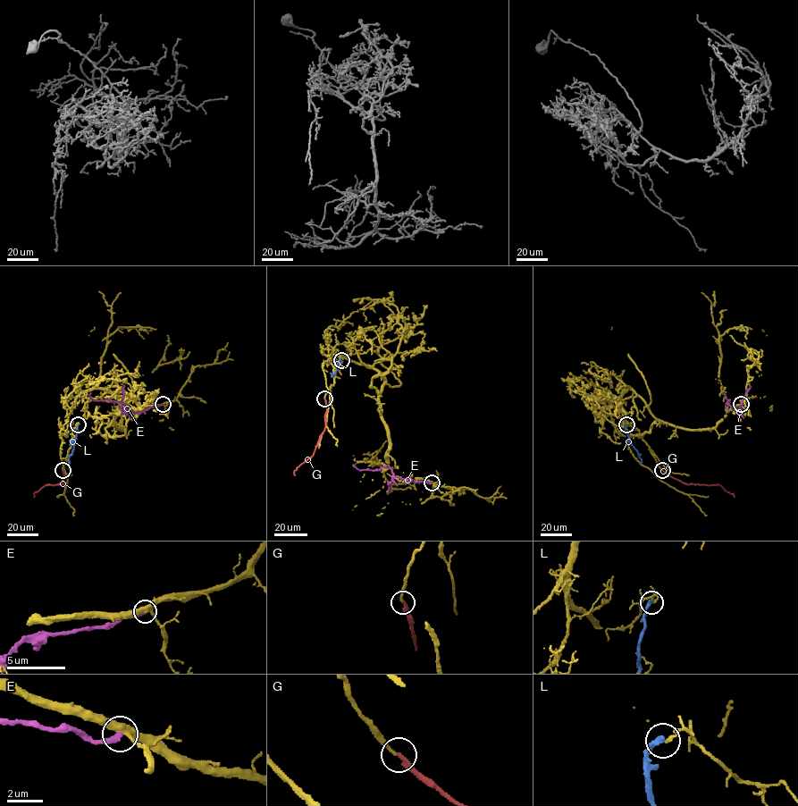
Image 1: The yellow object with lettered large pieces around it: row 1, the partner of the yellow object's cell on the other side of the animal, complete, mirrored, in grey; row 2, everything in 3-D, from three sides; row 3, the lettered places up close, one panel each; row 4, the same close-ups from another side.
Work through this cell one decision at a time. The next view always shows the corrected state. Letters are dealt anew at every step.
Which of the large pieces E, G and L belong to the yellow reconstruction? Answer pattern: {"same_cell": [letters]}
{"same_cell": ["G"]}

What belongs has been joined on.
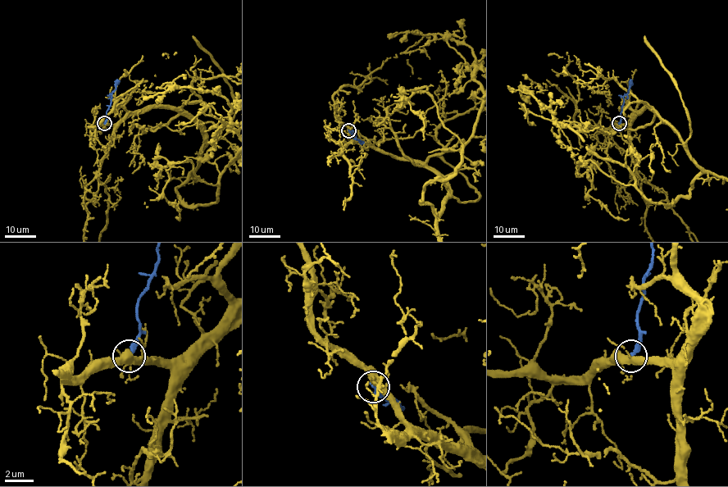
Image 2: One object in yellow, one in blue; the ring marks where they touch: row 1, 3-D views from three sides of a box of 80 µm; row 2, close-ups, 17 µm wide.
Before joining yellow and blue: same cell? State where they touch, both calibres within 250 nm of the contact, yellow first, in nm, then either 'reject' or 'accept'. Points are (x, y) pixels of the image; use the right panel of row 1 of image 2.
at (619, 123); 400 nm thick on the yellow side, 320 nm on the other; reject

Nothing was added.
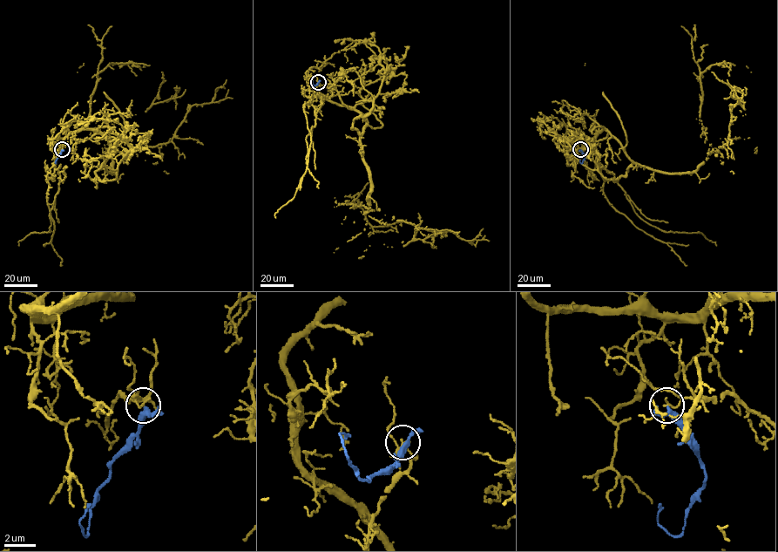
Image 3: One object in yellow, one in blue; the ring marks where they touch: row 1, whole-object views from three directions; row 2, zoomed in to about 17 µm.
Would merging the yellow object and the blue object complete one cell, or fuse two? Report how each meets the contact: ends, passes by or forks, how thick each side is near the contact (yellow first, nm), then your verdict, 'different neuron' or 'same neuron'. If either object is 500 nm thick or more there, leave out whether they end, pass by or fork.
yellow ends there; blue passes by; 140 nm thick on the yellow side, 280 nm on the other; different neuron

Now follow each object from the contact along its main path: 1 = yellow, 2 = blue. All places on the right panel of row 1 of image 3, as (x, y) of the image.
1: (581, 150), (593, 152), (605, 129), (633, 161), (665, 173), (721, 157), (733, 97), (740, 99), (712, 71)
2: (581, 150), (585, 158), (581, 163), (580, 160)

